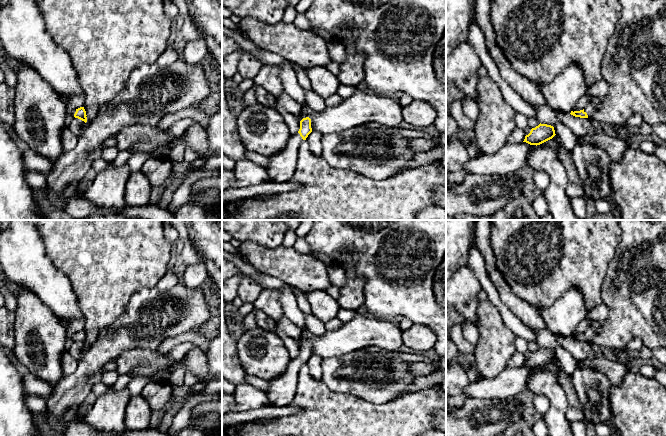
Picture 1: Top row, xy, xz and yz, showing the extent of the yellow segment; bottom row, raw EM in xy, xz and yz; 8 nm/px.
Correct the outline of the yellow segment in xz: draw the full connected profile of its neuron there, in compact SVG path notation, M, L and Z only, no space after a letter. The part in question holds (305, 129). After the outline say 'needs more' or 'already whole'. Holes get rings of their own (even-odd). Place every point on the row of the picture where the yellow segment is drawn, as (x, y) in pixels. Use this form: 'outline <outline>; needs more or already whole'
outline M309 117L303 118L300 121L299 131L291 136L287 146L279 153L268 157L269 165L266 171L272 183L281 183L292 178L296 169L298 148L311 132L311 119Z; needs more

